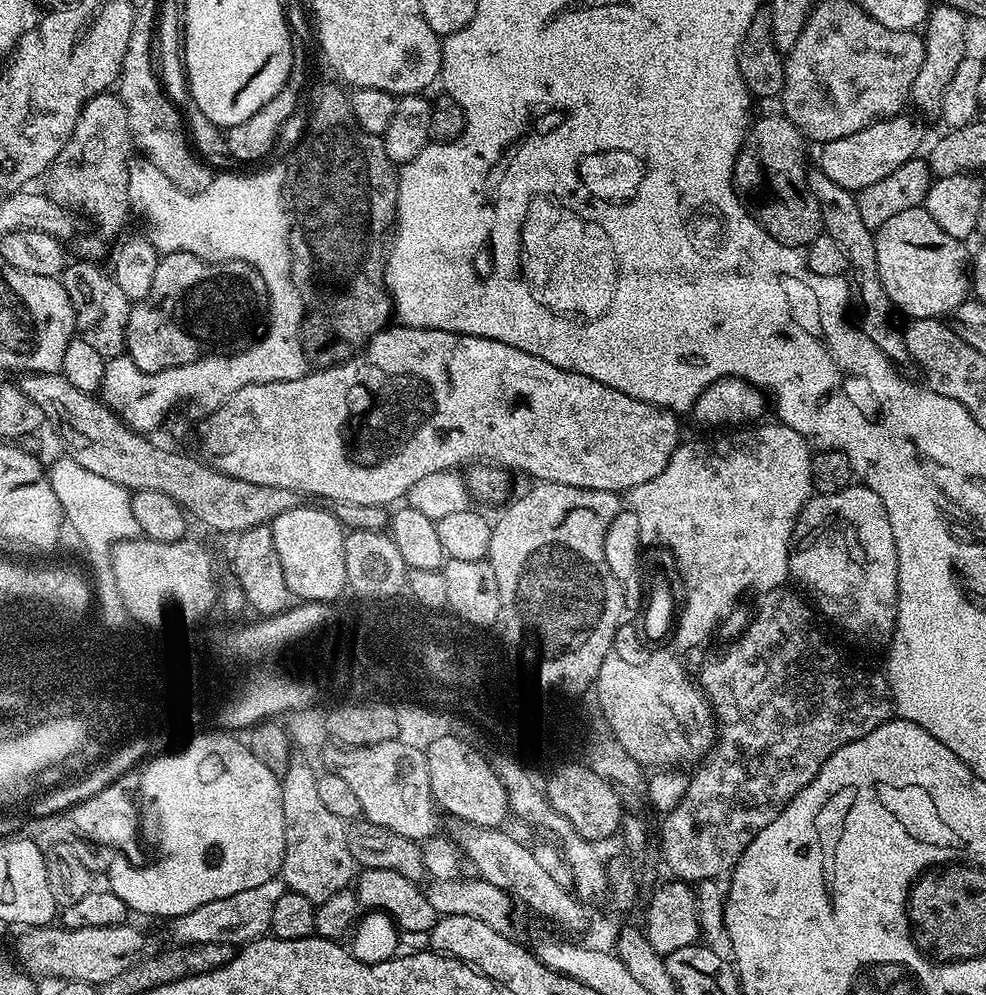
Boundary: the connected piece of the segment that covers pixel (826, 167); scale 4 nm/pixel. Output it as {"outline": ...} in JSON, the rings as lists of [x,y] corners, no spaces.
{"outline":[[[908,114],[889,116],[887,120],[876,120],[866,130],[850,134],[846,138],[827,141],[820,152],[818,166],[838,186],[849,188],[851,192],[861,192],[873,182],[882,182],[886,174],[898,170],[902,162],[913,159],[920,148],[920,128]]]}

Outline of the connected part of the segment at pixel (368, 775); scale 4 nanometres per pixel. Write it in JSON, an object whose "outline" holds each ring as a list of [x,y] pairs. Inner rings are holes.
{"outline":[[[398,739],[370,747],[338,748],[332,756],[331,771],[344,778],[357,795],[365,819],[396,834],[416,832],[416,826],[442,824],[438,806],[430,790],[427,751],[403,744]]]}

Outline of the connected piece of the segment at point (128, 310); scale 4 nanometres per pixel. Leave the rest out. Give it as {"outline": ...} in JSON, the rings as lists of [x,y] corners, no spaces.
{"outline":[[[76,258],[76,261],[69,263],[62,273],[62,283],[64,289],[70,294],[70,302],[74,306],[76,315],[76,336],[82,342],[86,342],[98,354],[102,354],[105,360],[115,356],[125,355],[128,346],[128,323],[132,313],[133,301],[122,294],[122,289],[118,287],[118,282],[113,278],[111,271],[107,267],[99,268],[99,263],[87,258]]]}

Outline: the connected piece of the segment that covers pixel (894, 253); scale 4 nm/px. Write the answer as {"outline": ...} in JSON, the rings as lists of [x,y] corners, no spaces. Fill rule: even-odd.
{"outline":[[[921,206],[902,210],[902,214],[894,214],[881,228],[875,229],[876,261],[878,262],[878,278],[890,298],[893,309],[905,312],[905,317],[913,320],[922,318],[947,317],[970,296],[970,252],[967,252],[965,241],[950,238],[934,218]]]}

